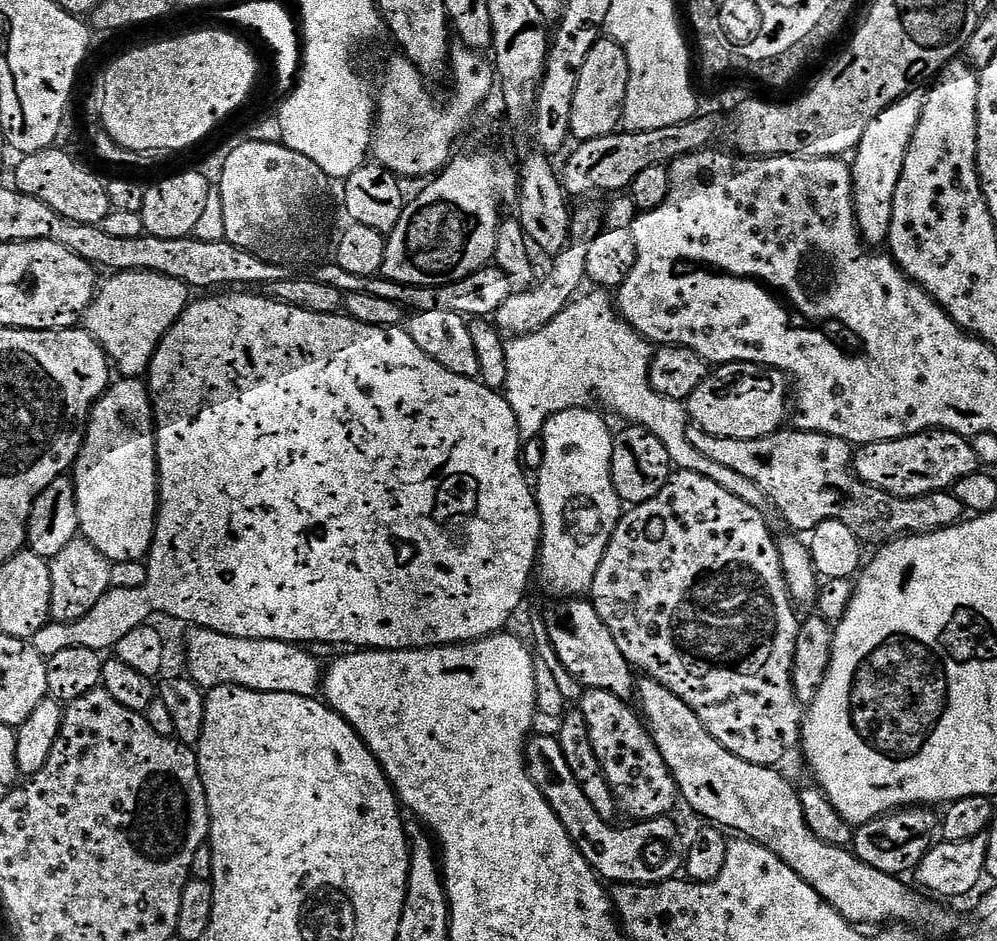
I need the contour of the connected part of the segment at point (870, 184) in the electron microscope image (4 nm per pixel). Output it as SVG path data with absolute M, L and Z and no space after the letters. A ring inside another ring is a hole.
M910 90L886 106L886 110L866 126L866 134L862 134L850 160L856 221L860 236L869 246L883 245L890 234L890 222L894 218L894 190L898 190L898 178L902 178L902 170L906 166L906 150L910 150L910 138L914 138L914 130L918 130L924 109L925 93L916 91Z

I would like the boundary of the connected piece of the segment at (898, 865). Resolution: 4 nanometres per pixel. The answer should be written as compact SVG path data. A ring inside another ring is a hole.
M913 806L907 810L889 812L887 816L875 816L855 829L850 845L858 859L866 862L866 866L874 866L874 870L882 870L891 876L903 877L904 872L911 873L922 862L922 858L931 850L938 836L938 816L931 807Z

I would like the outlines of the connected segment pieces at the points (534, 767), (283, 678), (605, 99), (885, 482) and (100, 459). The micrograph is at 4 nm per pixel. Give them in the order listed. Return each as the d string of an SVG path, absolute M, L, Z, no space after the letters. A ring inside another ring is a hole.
M531 737L526 745L532 781L542 790L558 818L562 819L570 838L602 880L613 884L659 884L673 879L683 867L686 846L671 817L639 821L618 830L604 820L582 791L562 754L557 737Z
M191 627L186 638L187 673L201 689L238 685L264 693L290 693L314 698L322 688L321 661L301 645L284 640L240 639L208 628Z
M601 38L594 46L594 50L590 50L590 54L586 54L586 62L582 62L582 70L578 72L578 88L582 88L582 90L586 88L586 94L574 94L572 103L571 135L577 141L583 142L610 136L621 127L626 94L608 94L608 90L610 92L618 90L618 84L622 84L622 82L628 82L628 59L624 48L611 38ZM600 88L606 90L606 94L596 94L596 90L600 90Z
M929 429L902 439L863 444L853 453L856 476L864 484L882 489L894 497L922 497L932 492L947 491L957 480L977 475L981 466L969 439L944 429Z
M124 378L119 382L108 387L92 408L84 449L70 476L76 488L79 535L112 564L134 563L147 557L160 498L152 397L143 379Z

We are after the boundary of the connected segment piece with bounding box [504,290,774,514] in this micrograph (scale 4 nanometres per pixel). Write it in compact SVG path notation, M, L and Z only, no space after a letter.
M592 290L589 296L583 296L567 304L562 314L541 331L513 337L505 343L508 374L504 395L514 410L521 443L537 439L543 433L545 422L554 414L587 408L597 400L610 411L617 412L629 425L650 430L650 434L666 446L679 471L702 474L702 478L718 482L722 490L730 490L734 498L742 498L742 502L754 506L754 510L771 513L774 505L758 482L750 482L750 478L694 450L688 440L690 417L685 401L662 398L662 394L650 386L648 375L653 345L624 321L613 297L611 300L608 297L611 295L604 290Z

